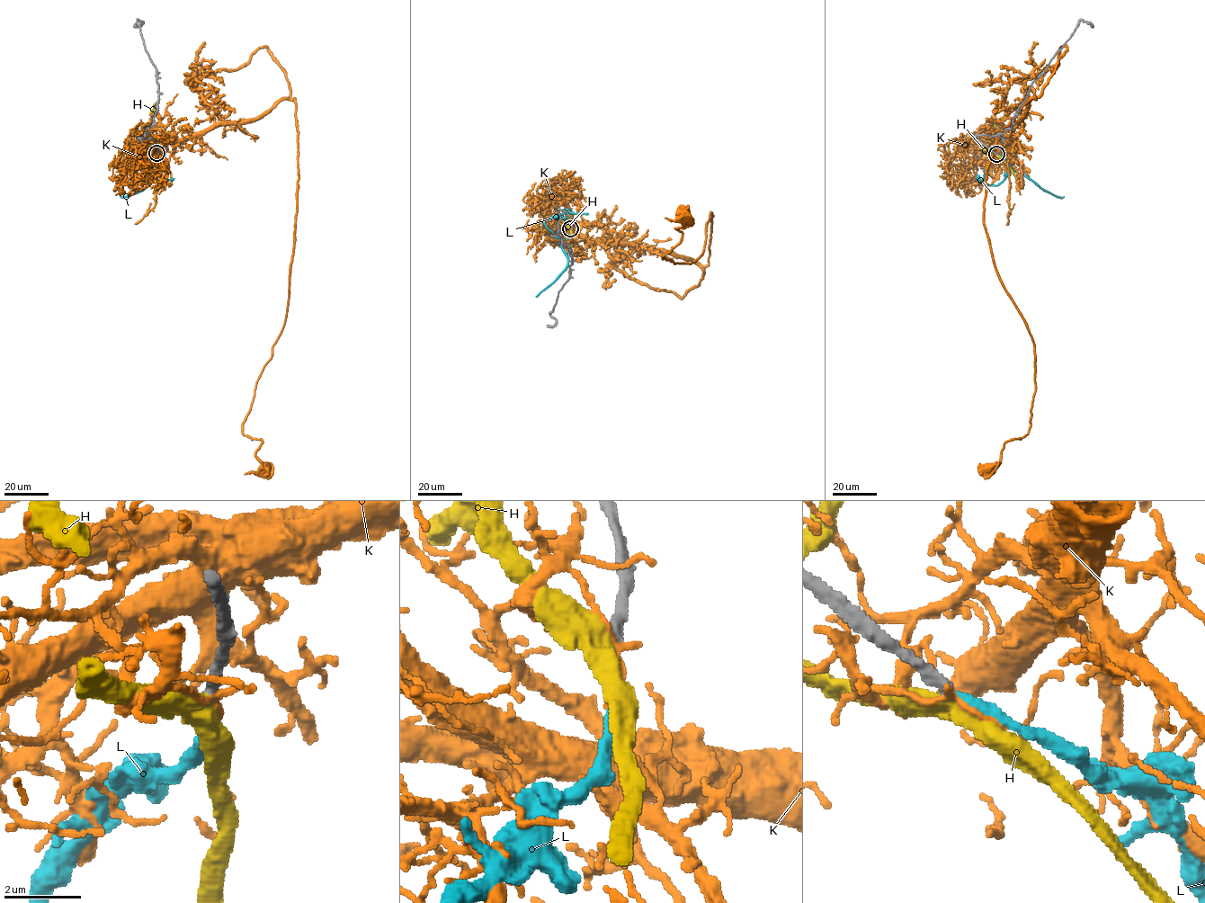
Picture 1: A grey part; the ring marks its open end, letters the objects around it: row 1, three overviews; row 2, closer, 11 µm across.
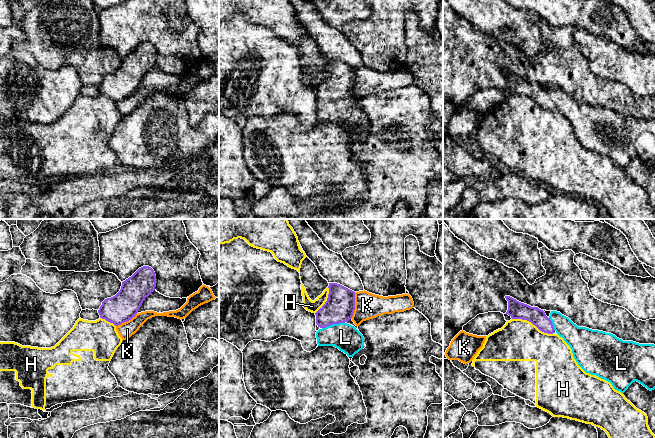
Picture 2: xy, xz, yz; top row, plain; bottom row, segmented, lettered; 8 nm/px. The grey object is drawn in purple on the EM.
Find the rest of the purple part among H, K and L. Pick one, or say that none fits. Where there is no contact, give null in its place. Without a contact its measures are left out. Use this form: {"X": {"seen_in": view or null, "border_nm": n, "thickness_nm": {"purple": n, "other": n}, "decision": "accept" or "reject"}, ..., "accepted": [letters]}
{"H": {"seen_in": "yz", "border_nm": 360, "thickness_nm": {"purple": 140, "other": 340}, "decision": "reject"}, "K": {"seen_in": "xz", "border_nm": 220, "thickness_nm": {"purple": 240, "other": 200}, "decision": "reject"}, "L": {"seen_in": "xz", "border_nm": 190, "thickness_nm": {"purple": 240, "other": 220}, "decision": "accept"}, "accepted": ["L"]}

